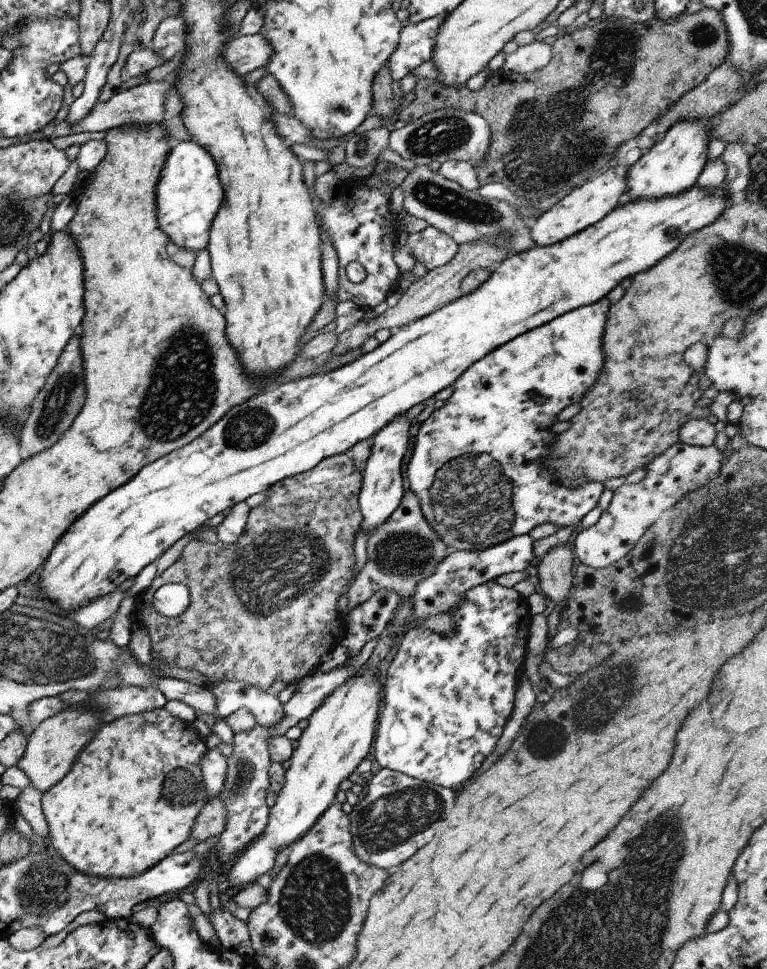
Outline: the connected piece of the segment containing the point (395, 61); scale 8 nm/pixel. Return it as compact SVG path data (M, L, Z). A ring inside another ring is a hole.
M441 14L414 25L403 23L397 46L387 60L391 80L399 82L417 65L430 60L436 30L445 17Z

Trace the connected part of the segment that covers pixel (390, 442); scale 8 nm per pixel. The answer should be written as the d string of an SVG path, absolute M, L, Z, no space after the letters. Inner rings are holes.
M404 414L395 415L382 429L379 429L370 438L370 451L366 458L363 470L362 470L362 482L360 484L358 494L358 505L362 519L360 522L360 528L367 532L367 537L372 530L375 530L376 526L379 526L394 510L396 506L399 506L401 502L403 490L403 480L401 479L401 460L405 456L405 450L407 450L407 444L409 444L409 426L414 420L409 420Z

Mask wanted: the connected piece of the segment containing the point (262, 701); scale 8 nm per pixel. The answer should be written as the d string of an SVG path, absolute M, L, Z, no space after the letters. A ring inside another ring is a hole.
M223 681L209 686L216 700L216 713L226 717L237 708L247 708L257 725L274 727L283 716L276 696L237 681Z

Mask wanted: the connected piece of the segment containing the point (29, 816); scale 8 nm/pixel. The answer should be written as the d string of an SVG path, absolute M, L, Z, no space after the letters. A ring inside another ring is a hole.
M31 785L20 790L15 802L19 814L30 824L31 830L47 839L48 826L40 807L40 798L43 793L34 789Z

